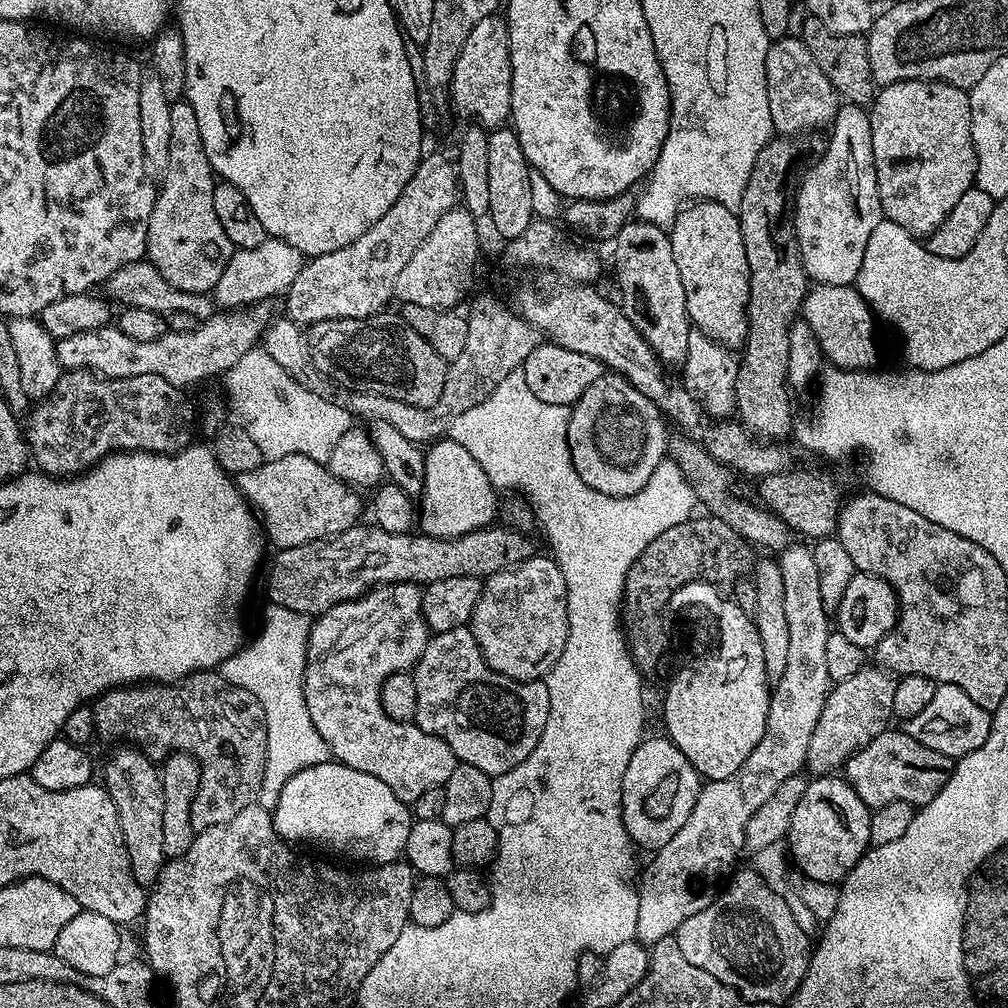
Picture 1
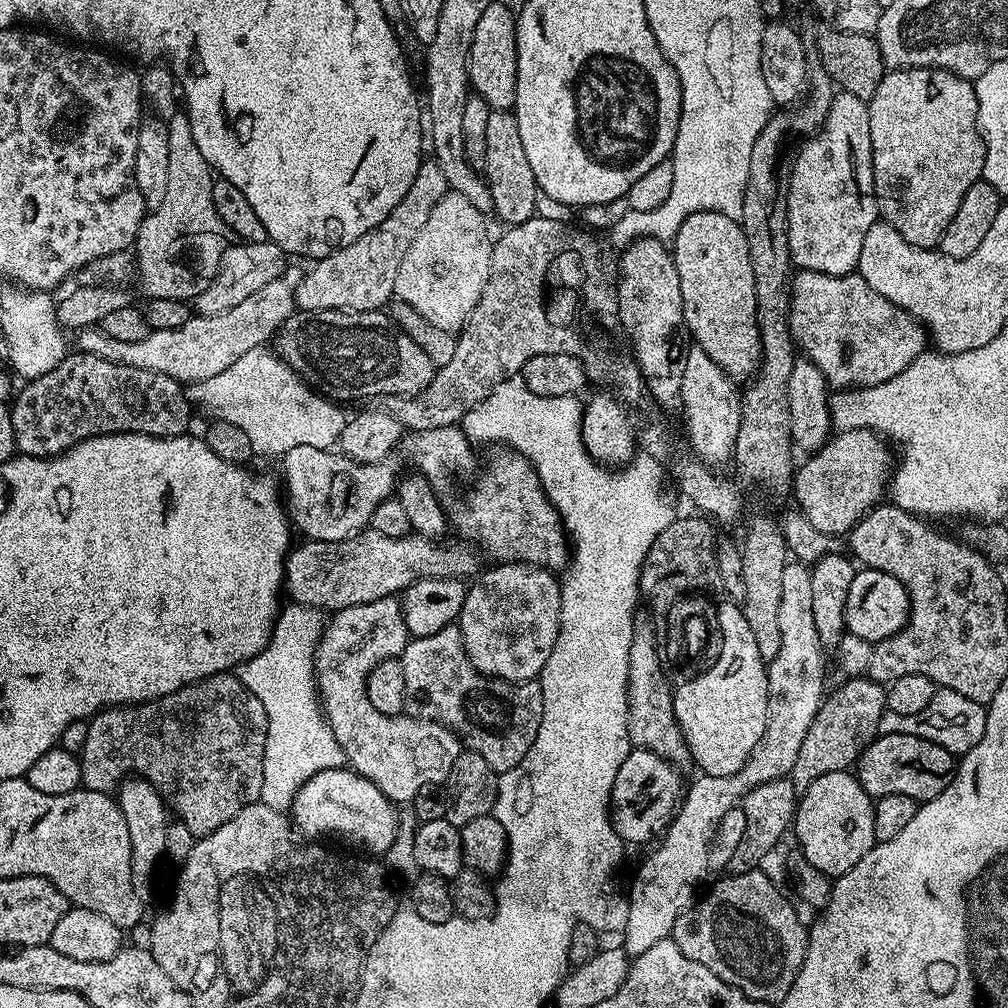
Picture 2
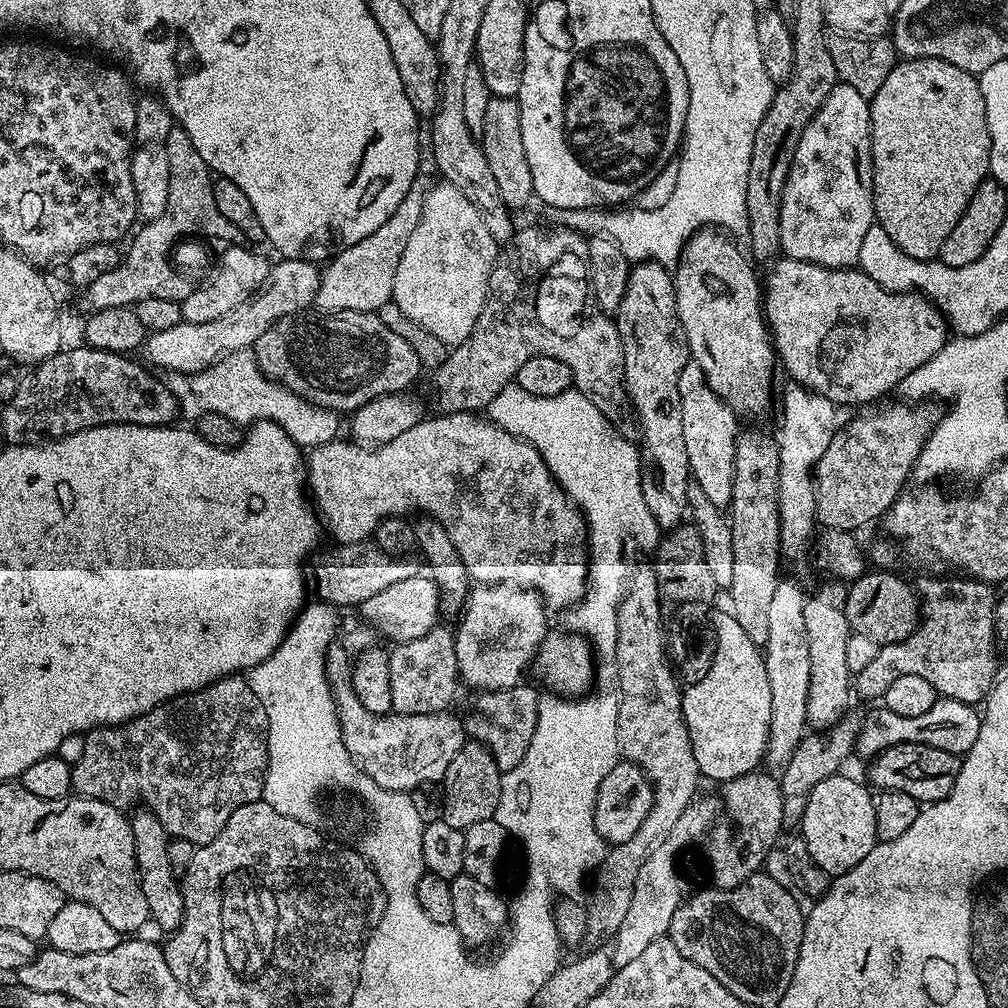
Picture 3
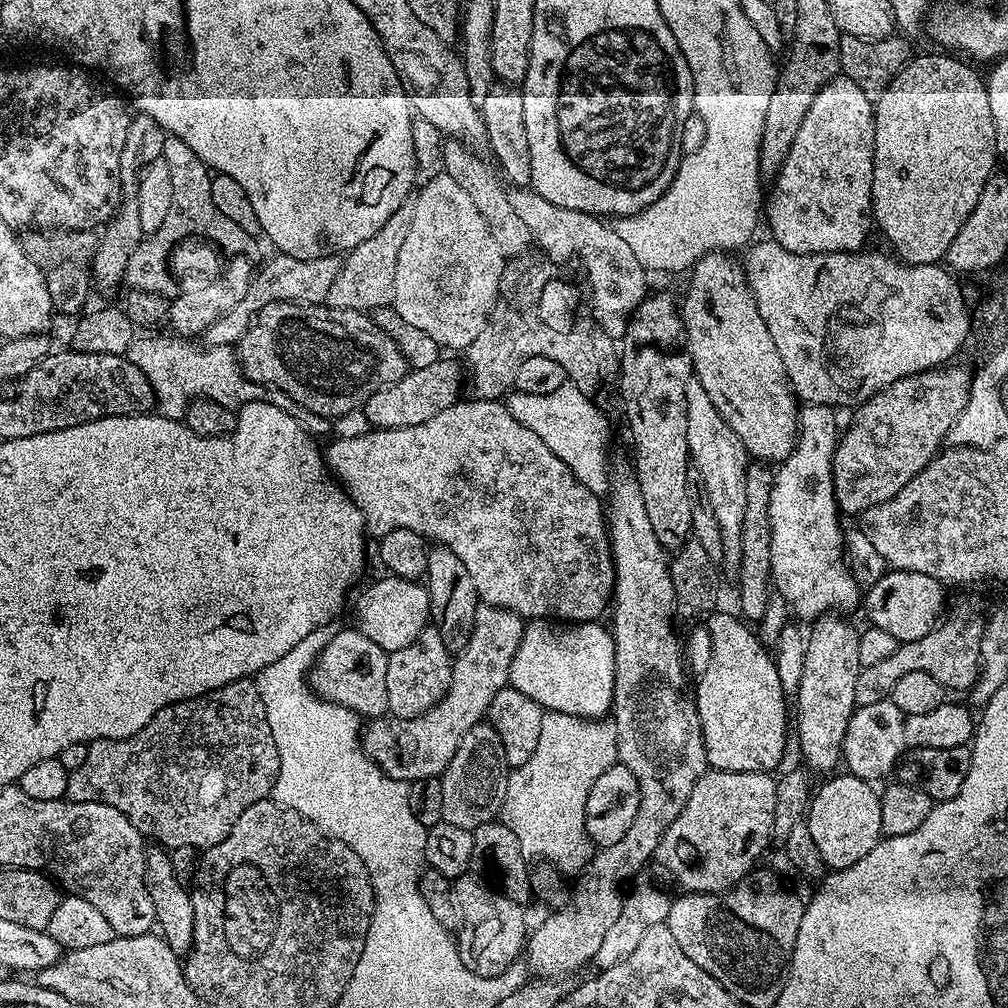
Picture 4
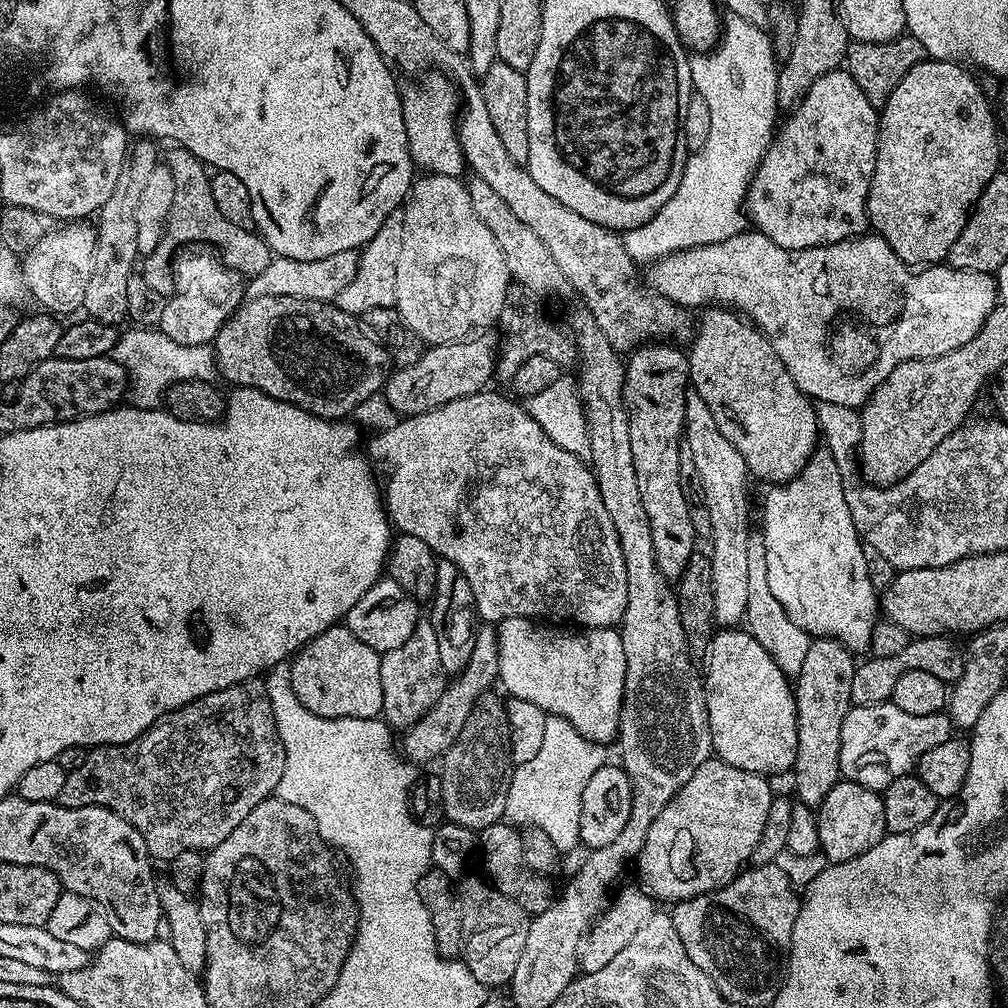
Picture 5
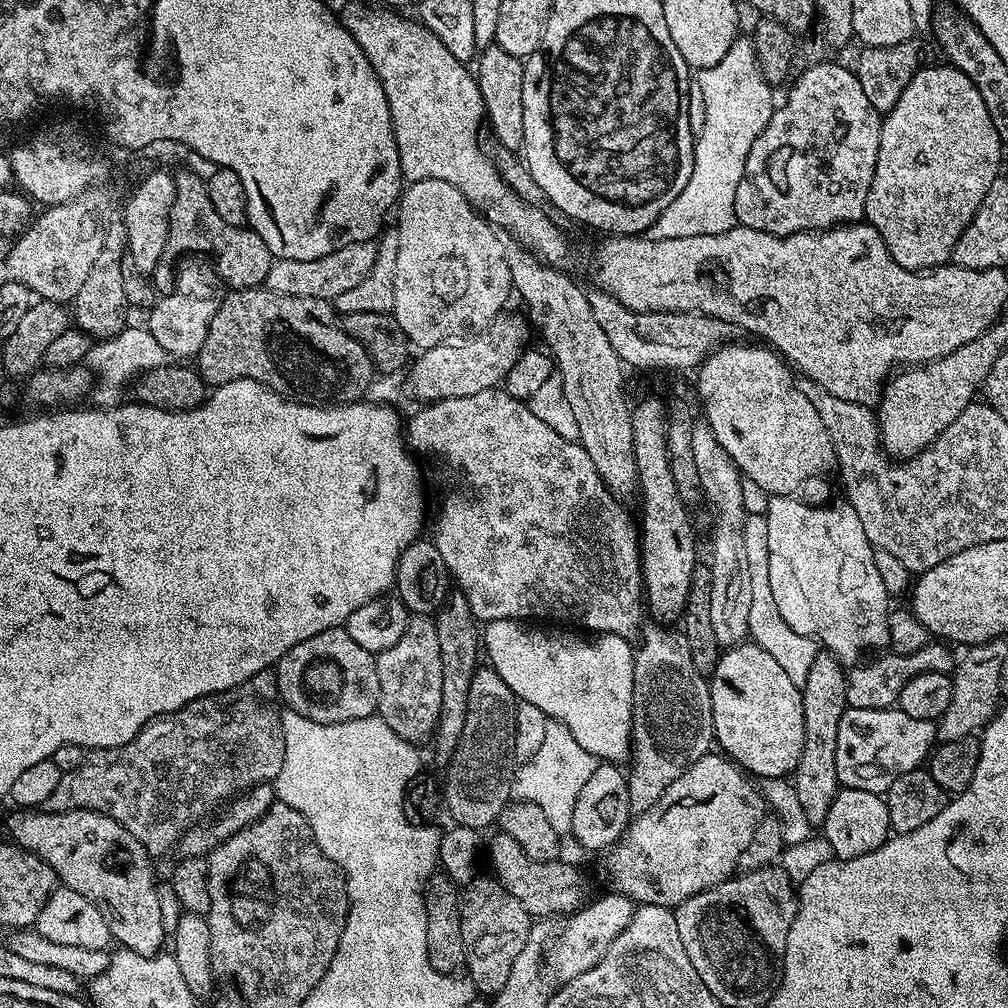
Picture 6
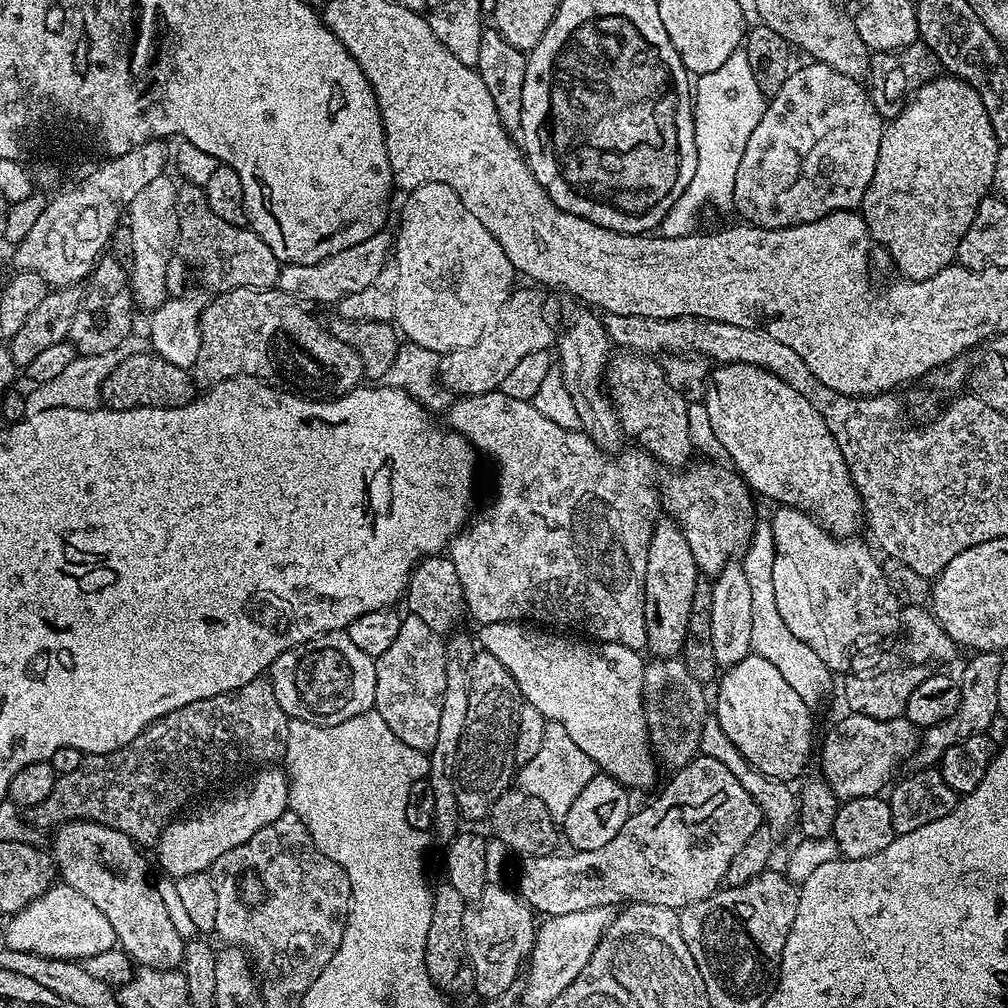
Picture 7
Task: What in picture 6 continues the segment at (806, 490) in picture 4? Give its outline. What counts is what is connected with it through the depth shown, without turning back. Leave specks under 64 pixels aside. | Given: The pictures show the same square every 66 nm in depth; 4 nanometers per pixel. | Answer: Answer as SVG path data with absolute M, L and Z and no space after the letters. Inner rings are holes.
M773 496L767 502L764 517L770 594L774 594L774 606L778 606L782 622L786 622L794 634L816 641L823 651L845 666L855 665L863 657L860 655L871 648L885 647L888 644L890 595L875 565L877 549L866 538L858 514L854 514L846 502L812 506L796 496Z

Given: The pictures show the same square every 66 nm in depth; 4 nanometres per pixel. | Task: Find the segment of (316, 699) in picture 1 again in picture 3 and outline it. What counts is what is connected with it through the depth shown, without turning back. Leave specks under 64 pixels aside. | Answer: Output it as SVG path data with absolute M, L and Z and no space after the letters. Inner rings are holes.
M368 626L363 627L350 629L344 636L344 644L333 642L328 648L326 657L328 687L331 688L332 700L336 703L342 740L346 750L352 755L353 760L356 761L360 771L365 776L369 776L374 783L386 790L411 794L415 788L420 788L423 784L436 784L443 781L446 766L450 766L450 762L454 762L454 754L458 754L458 750L462 750L462 746L466 742L464 724L458 717L451 716L453 713L448 710L418 714L417 716L397 716L395 714L379 716L370 710L366 710L366 706L362 706L362 702L358 702L358 698L352 689L352 664L350 663L354 653L363 652L365 648L373 643L373 629Z

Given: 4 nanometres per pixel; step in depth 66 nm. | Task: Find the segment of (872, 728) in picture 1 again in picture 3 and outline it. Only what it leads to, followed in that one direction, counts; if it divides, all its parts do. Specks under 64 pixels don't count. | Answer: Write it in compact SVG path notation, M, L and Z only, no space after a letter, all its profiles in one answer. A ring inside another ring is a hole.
M845 714L832 728L819 734L805 735L794 754L790 754L790 762L786 762L778 779L784 795L784 827L795 829L799 825L802 814L806 810L806 798L810 798L810 790L822 782L822 778L830 778L841 771L840 768L853 755L856 747L856 735L860 733L861 717Z

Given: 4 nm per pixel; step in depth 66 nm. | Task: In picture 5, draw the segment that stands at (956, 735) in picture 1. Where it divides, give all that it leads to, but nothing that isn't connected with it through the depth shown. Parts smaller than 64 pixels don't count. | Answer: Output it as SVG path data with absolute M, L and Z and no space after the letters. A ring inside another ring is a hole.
M891 702L853 706L846 714L846 722L842 722L842 746L838 750L841 777L866 786L871 792L883 793L890 782L909 775L926 750L942 746L953 736L952 719L944 712L906 714L906 710L898 710Z

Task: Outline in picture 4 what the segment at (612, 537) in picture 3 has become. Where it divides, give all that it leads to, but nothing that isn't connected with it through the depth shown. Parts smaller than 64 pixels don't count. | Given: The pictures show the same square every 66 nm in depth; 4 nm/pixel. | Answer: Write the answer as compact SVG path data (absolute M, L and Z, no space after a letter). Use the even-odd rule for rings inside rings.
M565 382L554 390L554 394L522 394L511 391L506 397L508 412L522 426L534 430L554 454L575 474L590 491L597 494L607 493L610 479L610 464L608 468L608 420L600 413L595 399L589 393L578 390L578 386Z

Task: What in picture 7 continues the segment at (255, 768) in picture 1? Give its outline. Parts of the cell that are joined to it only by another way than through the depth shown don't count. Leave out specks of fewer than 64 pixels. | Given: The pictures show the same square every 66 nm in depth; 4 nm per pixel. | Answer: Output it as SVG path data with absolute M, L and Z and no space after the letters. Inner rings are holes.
M266 678L246 682L246 686L236 692L214 694L214 698L190 702L190 706L182 706L158 718L142 729L138 738L126 742L126 746L118 750L93 756L85 754L82 762L78 762L78 767L70 770L70 774L56 777L54 790L50 790L49 796L43 802L27 809L27 823L45 830L55 830L61 824L68 824L72 820L89 820L126 834L138 846L155 845L165 826L172 823L179 813L176 811L191 796L196 796L203 788L210 787L231 768L240 768L243 764L272 766L275 765L272 764L275 760L283 761L288 745L289 719L282 706L278 706L278 698L274 698L274 686Z

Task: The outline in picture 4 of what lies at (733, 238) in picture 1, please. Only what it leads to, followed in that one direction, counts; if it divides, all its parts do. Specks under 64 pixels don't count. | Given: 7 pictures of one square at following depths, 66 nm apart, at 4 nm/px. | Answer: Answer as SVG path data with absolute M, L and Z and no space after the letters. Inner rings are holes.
M707 252L692 265L684 304L682 300L684 335L692 356L694 378L714 402L726 426L738 434L753 461L776 466L786 459L796 443L800 416L798 400L788 382L786 366L782 366L778 346L774 346L774 338L770 338L770 330L766 330L766 322L762 322L762 314L758 314L758 305L748 289L748 281L744 279L741 261L731 260L728 256L731 255L724 252Z

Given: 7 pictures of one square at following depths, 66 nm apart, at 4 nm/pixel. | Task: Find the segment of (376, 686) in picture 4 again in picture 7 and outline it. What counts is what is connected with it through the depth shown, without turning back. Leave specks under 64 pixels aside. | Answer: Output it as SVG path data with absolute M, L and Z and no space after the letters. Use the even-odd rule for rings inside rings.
M344 630L315 636L304 644L286 650L272 663L266 679L274 686L274 698L278 698L278 706L282 706L284 713L293 720L321 726L341 724L358 714L373 711L376 707L375 659L363 650L358 650L358 646L350 642L347 631Z

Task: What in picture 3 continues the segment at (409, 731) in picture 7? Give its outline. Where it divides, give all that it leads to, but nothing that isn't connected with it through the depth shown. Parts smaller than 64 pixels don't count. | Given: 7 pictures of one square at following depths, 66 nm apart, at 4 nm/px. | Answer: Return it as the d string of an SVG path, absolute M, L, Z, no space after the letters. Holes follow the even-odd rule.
M437 626L430 634L414 638L405 644L396 644L388 652L390 662L390 696L392 712L397 716L417 716L451 709L456 700L456 691L462 688L456 638L453 629Z

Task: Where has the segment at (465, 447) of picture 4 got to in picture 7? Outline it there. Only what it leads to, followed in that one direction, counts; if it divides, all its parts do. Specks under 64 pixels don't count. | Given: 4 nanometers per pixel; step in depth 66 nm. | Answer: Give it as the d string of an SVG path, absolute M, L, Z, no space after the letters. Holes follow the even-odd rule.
M499 390L477 396L461 396L447 409L446 415L448 415L447 427L466 437L472 442L472 447L476 449L477 453L484 455L485 452L496 463L496 501L493 502L492 508L486 509L484 516L478 517L477 520L475 517L467 526L461 527L460 533L452 537L446 549L446 554L454 562L454 570L458 570L458 582L462 582L462 594L464 595L467 615L473 616L477 620L477 625L510 623L512 621L531 622L536 626L551 626L556 630L571 630L573 633L584 638L591 638L593 641L620 643L622 646L639 649L642 644L642 630L646 626L646 618L644 617L646 550L650 546L652 525L657 519L658 513L656 511L659 510L660 506L667 511L665 513L671 519L679 524L684 532L686 542L690 546L690 554L694 556L697 568L705 577L715 578L733 558L739 557L748 547L754 523L752 516L754 493L745 484L744 479L727 467L724 469L716 466L711 467L708 464L693 463L686 471L678 473L664 466L651 453L636 446L632 446L629 452L621 451L617 456L603 452L583 430L558 426L558 422L550 422L550 418L538 414L538 410L529 401L506 398L506 394L502 394ZM616 458L617 460L615 460ZM624 515L628 515L628 525L624 525L624 520L620 517ZM568 628L573 628L573 630Z

